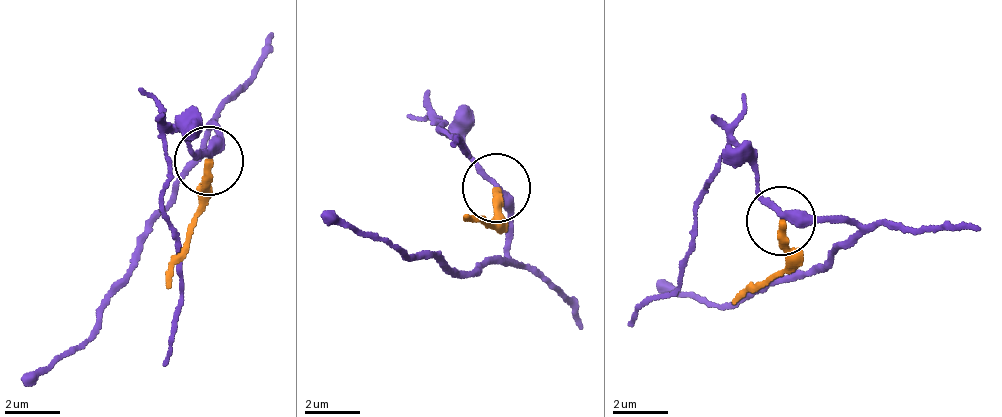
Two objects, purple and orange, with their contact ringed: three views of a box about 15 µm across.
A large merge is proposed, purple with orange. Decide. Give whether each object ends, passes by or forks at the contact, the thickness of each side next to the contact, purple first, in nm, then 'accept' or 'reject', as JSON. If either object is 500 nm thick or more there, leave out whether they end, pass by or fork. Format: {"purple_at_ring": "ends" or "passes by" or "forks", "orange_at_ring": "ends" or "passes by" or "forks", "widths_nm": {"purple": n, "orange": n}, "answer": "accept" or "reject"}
{"purple_at_ring": "passes by", "orange_at_ring": "ends", "widths_nm": {"purple": 300, "orange": 300}, "answer": "reject"}

